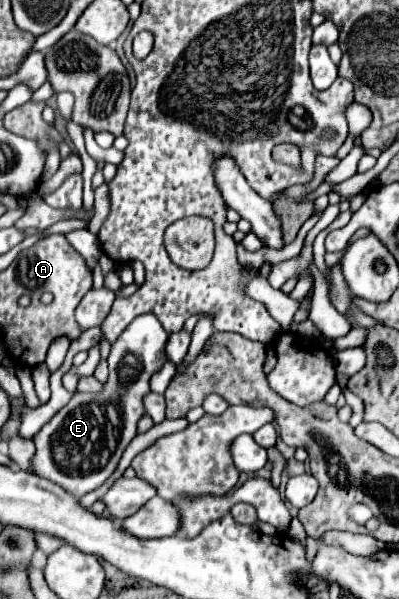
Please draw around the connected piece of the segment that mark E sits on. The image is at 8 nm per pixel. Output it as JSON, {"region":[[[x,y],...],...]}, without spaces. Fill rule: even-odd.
{"region":[[[153,313],[139,315],[131,322],[131,325],[119,335],[119,339],[113,343],[111,353],[109,353],[109,379],[103,383],[103,389],[99,393],[75,393],[73,399],[53,415],[49,423],[41,427],[41,431],[33,437],[35,441],[35,455],[31,459],[31,473],[49,479],[63,487],[69,495],[73,497],[83,497],[97,487],[101,487],[117,469],[119,459],[129,445],[129,441],[137,435],[137,421],[145,415],[143,407],[143,397],[151,393],[149,389],[149,379],[153,373],[157,373],[165,365],[165,343],[167,343],[167,333],[161,327],[159,319]]]}

